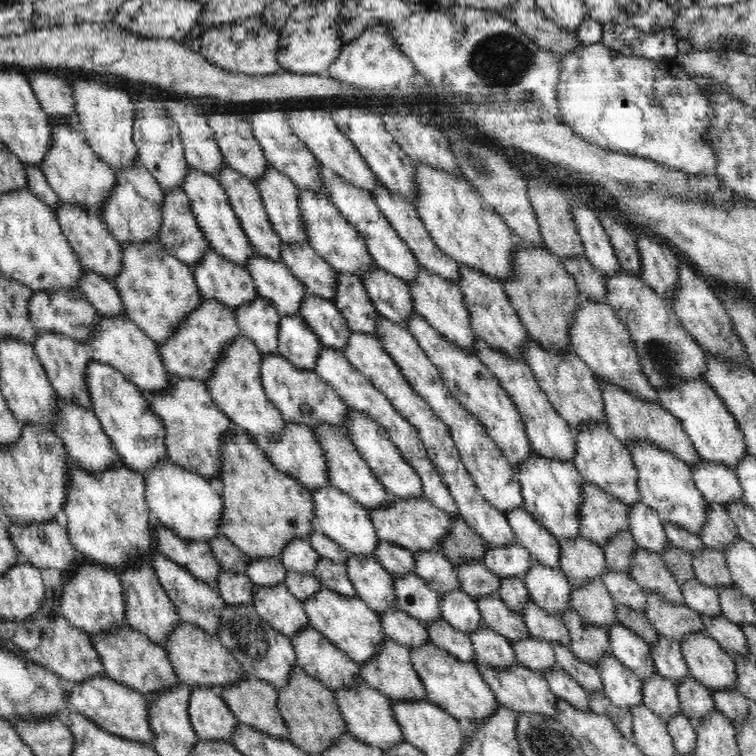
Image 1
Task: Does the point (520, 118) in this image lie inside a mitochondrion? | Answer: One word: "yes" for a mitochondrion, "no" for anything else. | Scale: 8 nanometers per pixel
no

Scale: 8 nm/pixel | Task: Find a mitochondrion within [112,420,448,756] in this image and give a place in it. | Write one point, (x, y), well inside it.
(248, 638)

